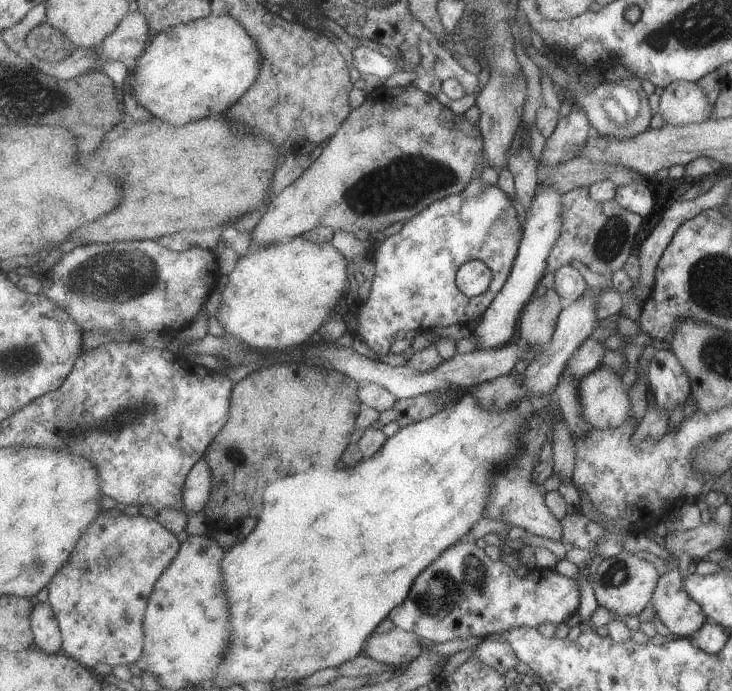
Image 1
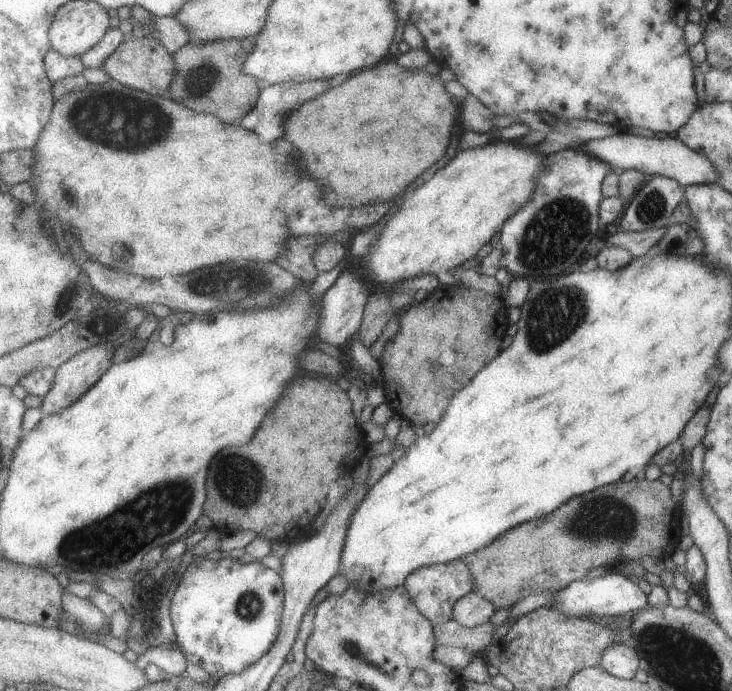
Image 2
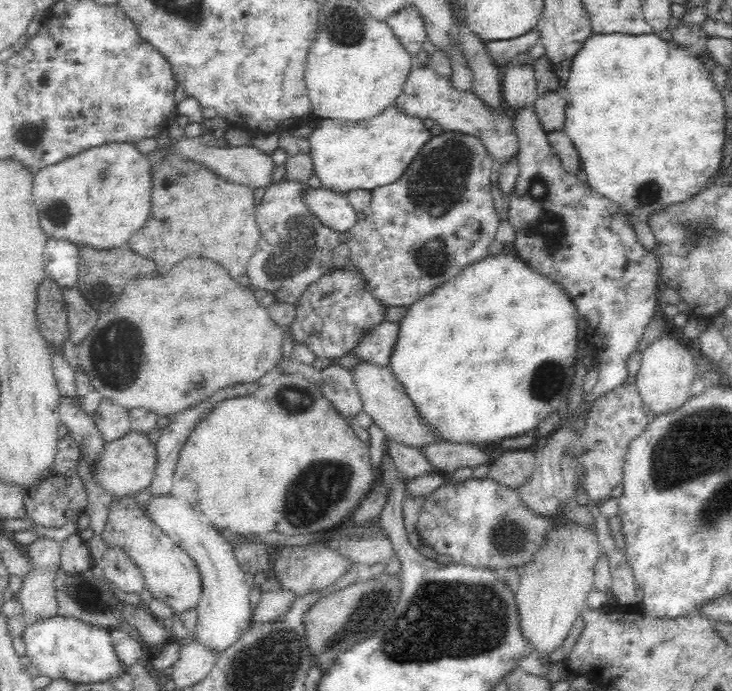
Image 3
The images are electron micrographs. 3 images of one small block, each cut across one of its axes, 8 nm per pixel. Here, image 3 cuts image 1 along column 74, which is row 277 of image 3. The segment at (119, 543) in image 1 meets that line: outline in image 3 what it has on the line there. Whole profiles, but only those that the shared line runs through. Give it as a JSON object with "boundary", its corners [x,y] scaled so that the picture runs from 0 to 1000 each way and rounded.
{"boundary":[[[719,151],[698,161],[706,200],[709,201],[712,227],[708,232],[709,258],[702,276],[695,281],[695,323],[701,327],[704,346],[701,357],[708,369],[727,379],[730,386],[746,398],[762,405],[773,421],[779,423],[792,459],[803,463],[803,493],[814,507],[814,518],[820,527],[820,547],[813,559],[795,573],[795,580],[784,601],[777,606],[784,630],[792,631],[801,622],[801,605],[809,586],[822,570],[828,570],[842,559],[854,553],[855,528],[852,521],[861,509],[866,509],[877,491],[883,472],[893,459],[893,446],[900,441],[898,424],[899,381],[891,365],[883,363],[870,352],[866,331],[851,315],[847,300],[833,292],[832,287],[810,278],[801,265],[768,245],[760,220],[749,204],[747,191],[742,187],[728,151]]]}

